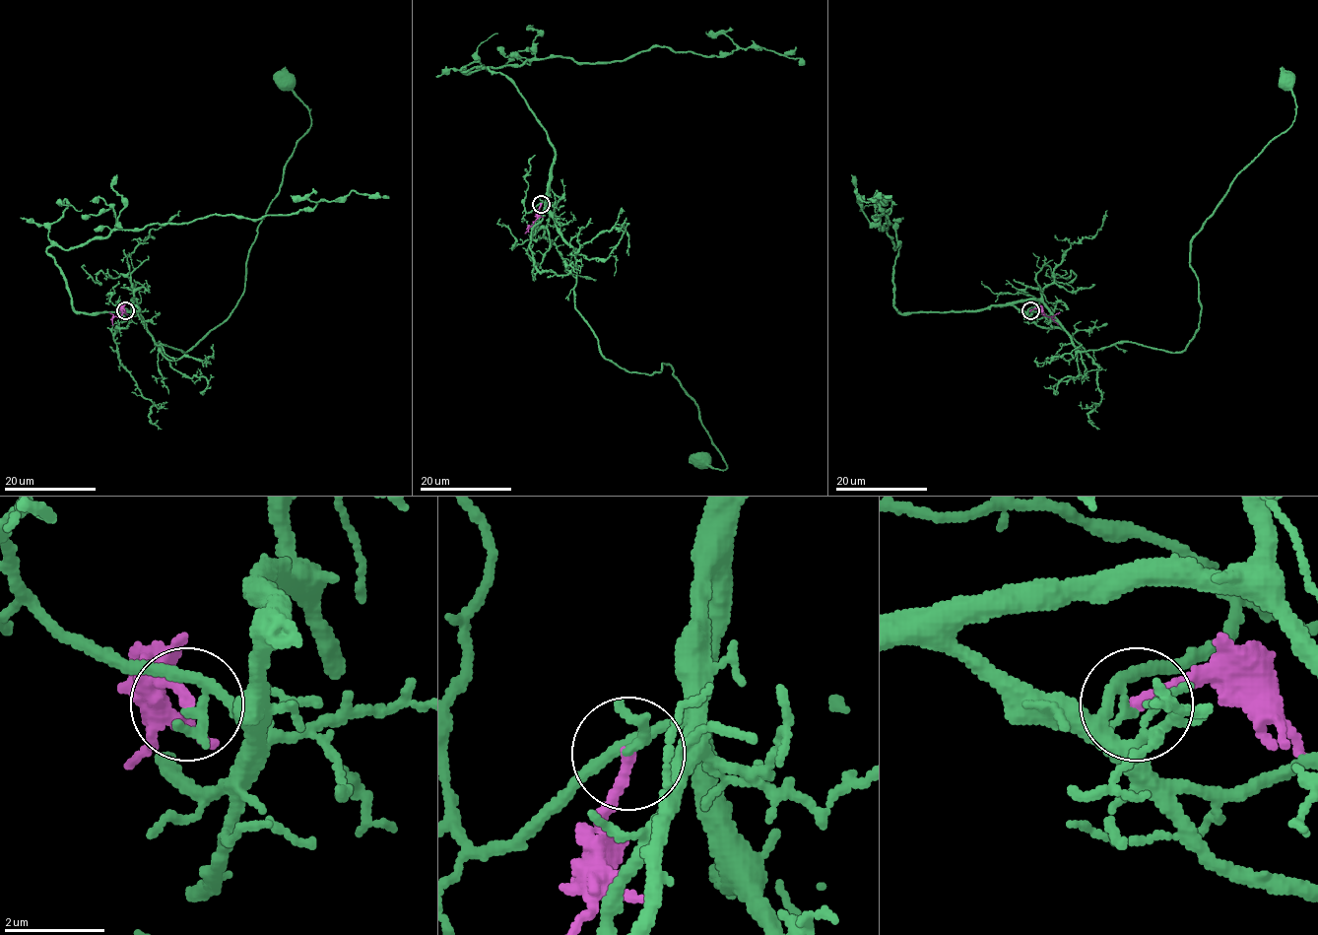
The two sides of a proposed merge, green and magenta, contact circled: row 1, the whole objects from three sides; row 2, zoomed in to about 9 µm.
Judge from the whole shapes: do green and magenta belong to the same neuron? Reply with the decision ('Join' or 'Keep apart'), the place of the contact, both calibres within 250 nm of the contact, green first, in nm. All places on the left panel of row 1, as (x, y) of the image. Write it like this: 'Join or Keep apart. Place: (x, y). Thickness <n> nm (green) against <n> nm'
Keep apart. Place: (125, 310). Thickness 130 nm (green) against 200 nm

